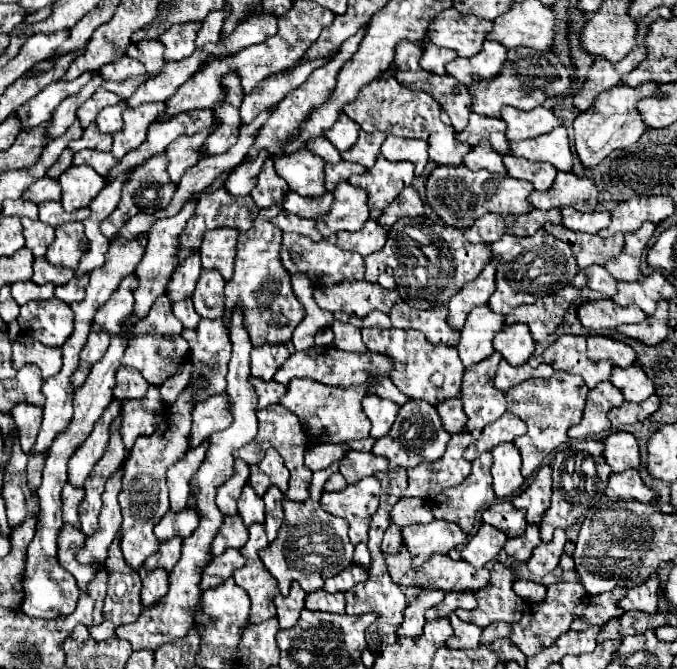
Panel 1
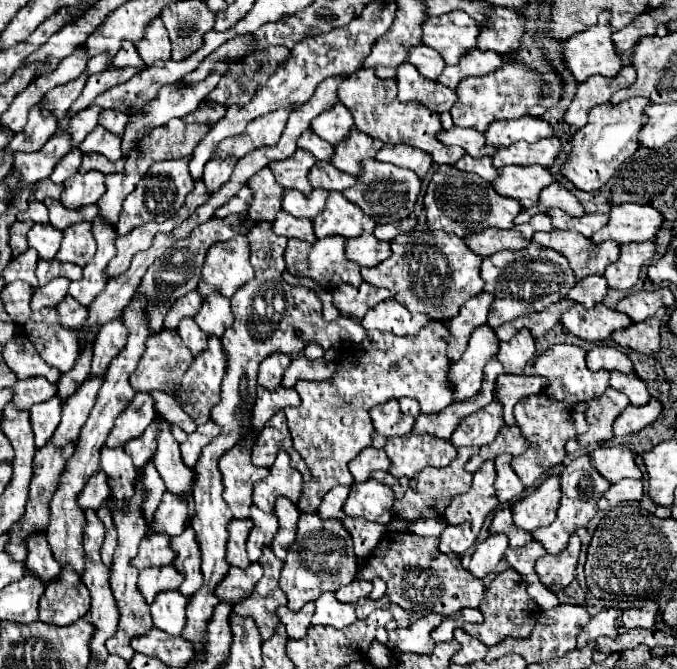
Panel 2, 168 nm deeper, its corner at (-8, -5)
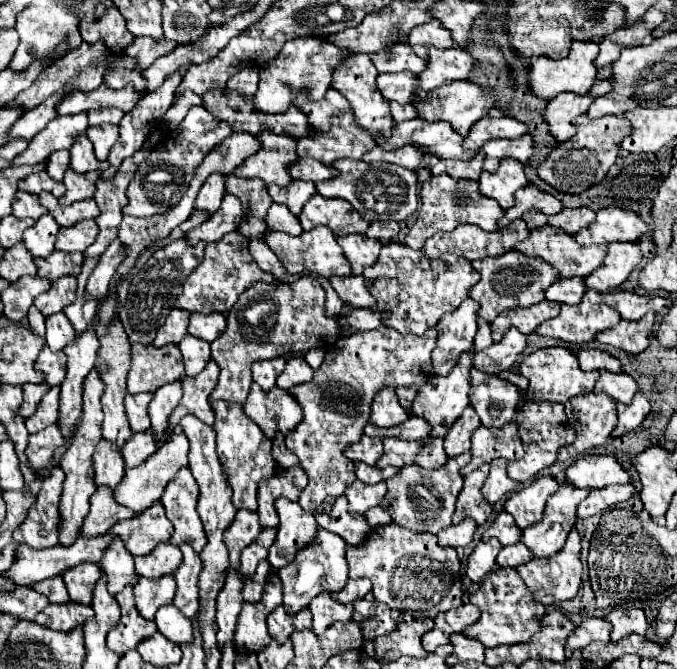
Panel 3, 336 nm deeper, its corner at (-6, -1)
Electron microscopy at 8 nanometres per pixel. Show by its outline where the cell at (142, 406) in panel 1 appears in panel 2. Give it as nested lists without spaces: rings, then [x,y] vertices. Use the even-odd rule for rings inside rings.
[[[151,423],[151,427],[147,427],[147,431],[139,439],[131,439],[129,443],[125,443],[125,451],[131,455],[137,469],[141,469],[149,459],[155,457],[155,443],[157,443],[155,437],[157,425]]]

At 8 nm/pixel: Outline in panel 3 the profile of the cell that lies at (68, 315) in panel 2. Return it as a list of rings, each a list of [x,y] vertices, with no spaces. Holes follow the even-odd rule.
[[[55,313],[47,317],[47,345],[53,351],[59,351],[65,347],[65,343],[69,343],[69,339],[73,339],[75,329],[69,323],[69,319],[65,317],[65,313]]]

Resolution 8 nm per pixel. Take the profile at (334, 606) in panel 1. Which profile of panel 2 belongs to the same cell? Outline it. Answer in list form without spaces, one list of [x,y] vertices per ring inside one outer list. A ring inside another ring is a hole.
[[[323,593],[315,601],[315,615],[311,619],[311,625],[329,625],[335,629],[343,629],[355,623],[355,619],[355,605],[339,603],[333,593]]]

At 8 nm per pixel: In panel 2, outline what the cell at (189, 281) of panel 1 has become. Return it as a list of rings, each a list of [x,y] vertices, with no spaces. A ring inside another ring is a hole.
[[[191,291],[191,293],[187,293],[185,297],[181,297],[181,299],[171,307],[171,311],[167,313],[167,317],[165,317],[165,329],[177,331],[179,321],[181,321],[183,317],[193,317],[193,315],[199,311],[201,303],[203,303],[203,301],[201,301],[201,297],[199,297],[197,291]]]

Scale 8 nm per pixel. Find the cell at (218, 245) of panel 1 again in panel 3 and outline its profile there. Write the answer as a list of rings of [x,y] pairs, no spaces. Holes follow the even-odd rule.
[[[231,231],[223,239],[207,243],[205,259],[183,283],[183,293],[177,299],[177,307],[199,313],[213,313],[213,311],[227,313],[241,295],[241,291],[245,291],[245,287],[249,287],[249,283],[255,281],[275,281],[275,279],[269,277],[265,271],[261,271],[261,267],[251,257],[249,239],[243,237],[239,231]]]

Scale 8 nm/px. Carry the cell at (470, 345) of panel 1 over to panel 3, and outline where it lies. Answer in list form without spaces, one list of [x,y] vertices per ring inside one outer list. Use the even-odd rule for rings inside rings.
[[[467,351],[459,357],[457,365],[451,369],[451,373],[447,377],[441,377],[441,375],[435,375],[429,379],[429,383],[425,383],[425,387],[417,393],[415,401],[413,401],[413,407],[409,411],[409,415],[421,415],[425,417],[433,431],[431,435],[433,437],[445,437],[449,427],[455,423],[455,419],[461,415],[461,411],[469,405],[469,391],[471,391],[471,377],[469,377],[469,371],[473,369],[473,351]]]

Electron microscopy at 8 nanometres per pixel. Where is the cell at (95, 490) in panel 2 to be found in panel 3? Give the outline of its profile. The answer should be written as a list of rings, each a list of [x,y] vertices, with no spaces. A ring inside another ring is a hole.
[[[101,439],[101,443],[95,447],[93,469],[95,469],[95,487],[113,489],[123,477],[125,463],[123,463],[123,457],[117,455],[117,451],[113,451],[113,447],[105,443],[105,439]]]

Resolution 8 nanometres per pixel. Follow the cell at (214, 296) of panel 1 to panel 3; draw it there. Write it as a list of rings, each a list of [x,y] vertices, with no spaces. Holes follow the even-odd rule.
[[[191,313],[191,321],[189,321],[189,333],[199,337],[199,339],[207,339],[207,343],[213,343],[227,327],[225,315],[223,313]]]

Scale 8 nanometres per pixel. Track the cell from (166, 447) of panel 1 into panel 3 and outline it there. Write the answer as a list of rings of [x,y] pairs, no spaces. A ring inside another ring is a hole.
[[[159,543],[149,555],[135,557],[135,573],[141,577],[157,579],[173,573],[181,563],[179,547],[171,543]]]

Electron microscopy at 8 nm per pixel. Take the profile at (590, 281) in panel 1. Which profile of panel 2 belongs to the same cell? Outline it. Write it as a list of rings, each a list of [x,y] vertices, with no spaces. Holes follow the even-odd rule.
[[[591,275],[587,279],[577,281],[577,285],[567,293],[567,299],[575,301],[575,303],[581,303],[583,307],[593,307],[593,305],[603,301],[607,291],[609,291],[609,287],[607,287],[605,277]]]

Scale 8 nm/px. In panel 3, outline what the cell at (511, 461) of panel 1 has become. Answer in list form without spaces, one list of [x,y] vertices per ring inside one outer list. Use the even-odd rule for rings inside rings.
[[[493,459],[491,461],[491,471],[489,471],[481,491],[483,491],[483,497],[491,505],[495,505],[499,499],[503,499],[505,495],[513,493],[517,485],[519,483],[509,479],[509,475],[507,475],[507,461],[505,459]]]

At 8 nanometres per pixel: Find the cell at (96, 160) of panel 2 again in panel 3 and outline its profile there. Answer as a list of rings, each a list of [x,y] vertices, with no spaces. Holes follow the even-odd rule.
[[[85,135],[75,139],[73,147],[69,149],[71,153],[71,169],[77,173],[87,173],[87,171],[101,171],[101,161],[93,155],[93,143]]]

